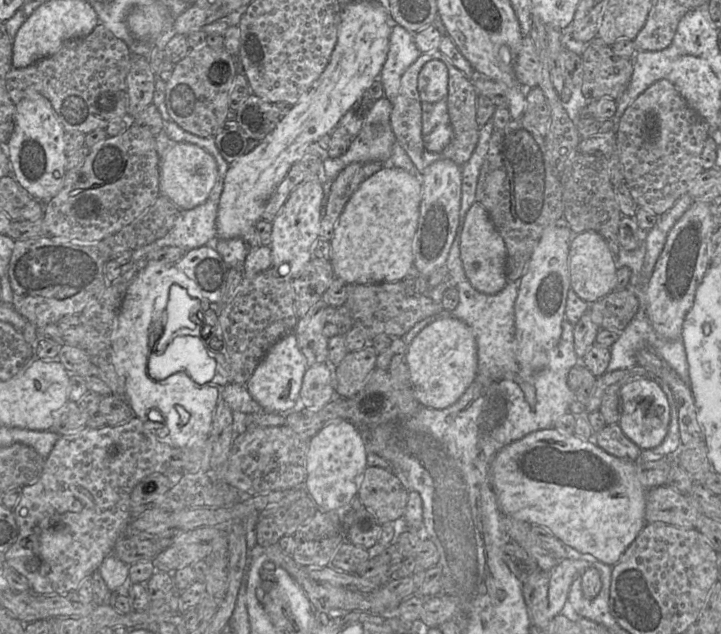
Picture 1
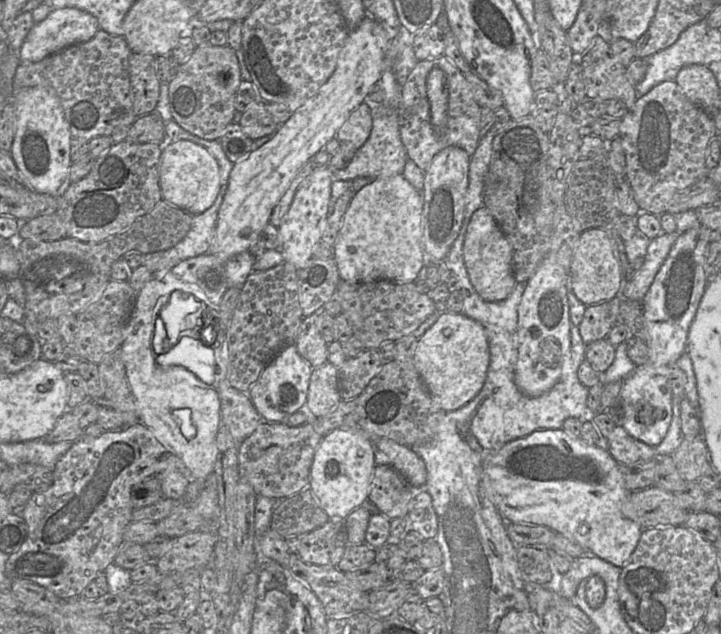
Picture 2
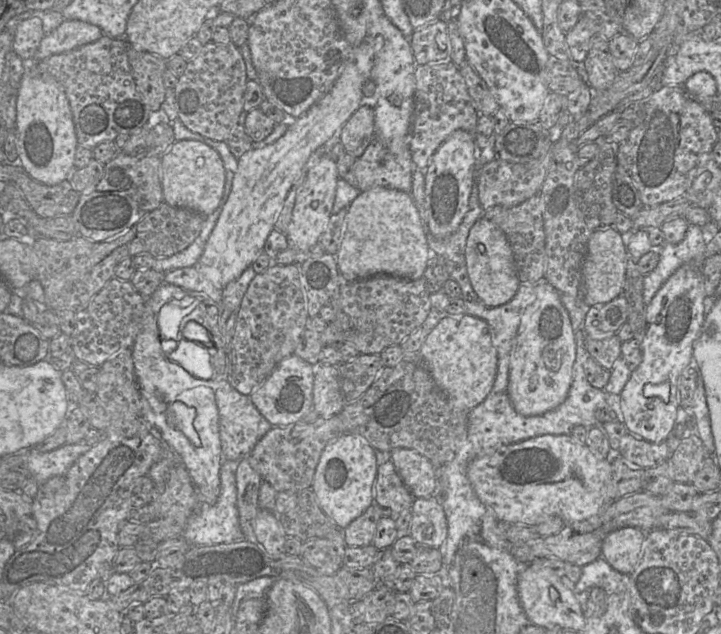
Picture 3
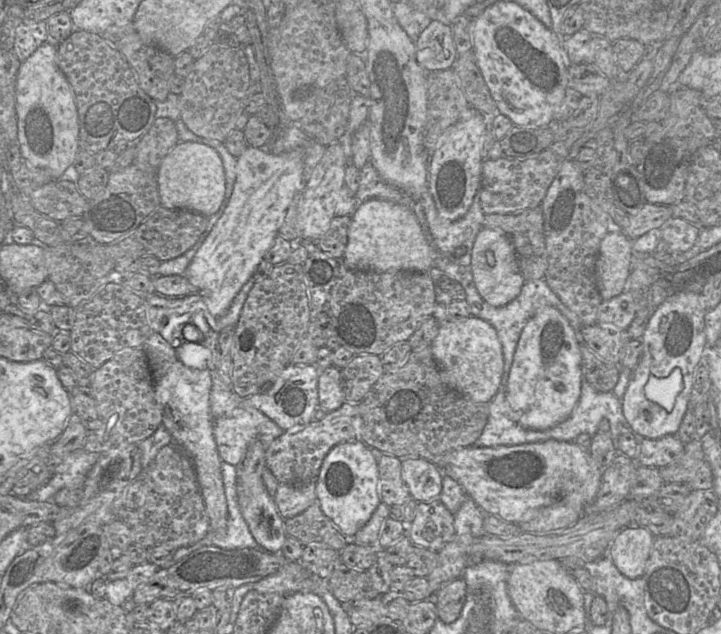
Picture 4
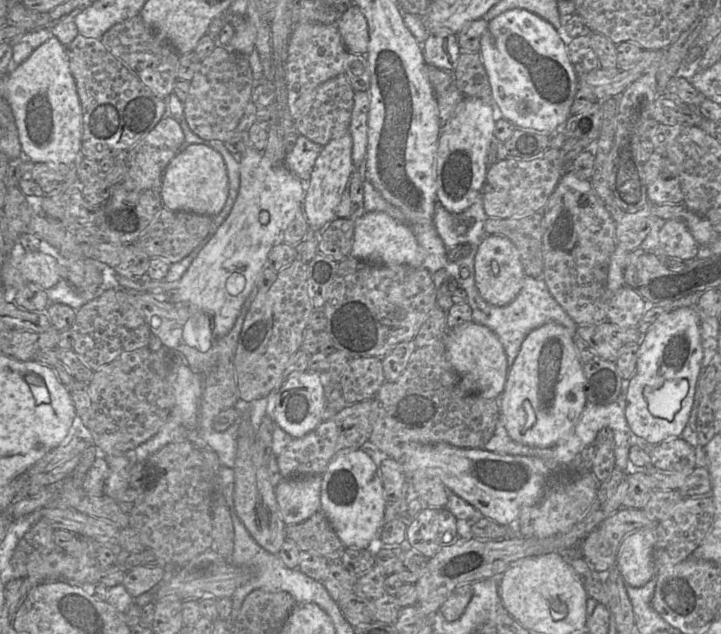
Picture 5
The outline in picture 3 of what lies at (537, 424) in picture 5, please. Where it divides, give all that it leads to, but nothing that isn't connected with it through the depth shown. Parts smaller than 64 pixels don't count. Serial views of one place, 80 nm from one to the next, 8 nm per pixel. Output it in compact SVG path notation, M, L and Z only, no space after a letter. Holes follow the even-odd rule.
M546 280L535 284L536 298L522 315L511 353L508 395L515 410L524 416L538 416L558 407L567 397L576 359L575 331L561 294Z

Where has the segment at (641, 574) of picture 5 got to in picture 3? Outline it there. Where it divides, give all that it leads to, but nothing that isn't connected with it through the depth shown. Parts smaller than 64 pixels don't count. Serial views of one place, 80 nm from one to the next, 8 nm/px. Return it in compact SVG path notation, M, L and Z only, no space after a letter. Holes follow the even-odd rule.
M623 527L610 532L603 540L601 556L617 571L631 574L641 559L646 532Z

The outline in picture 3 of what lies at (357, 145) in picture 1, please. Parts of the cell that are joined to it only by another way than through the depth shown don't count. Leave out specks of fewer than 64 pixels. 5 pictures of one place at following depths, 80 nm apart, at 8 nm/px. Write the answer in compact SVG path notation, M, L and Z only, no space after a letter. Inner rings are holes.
M374 137L365 152L356 158L349 172L340 179L361 192L383 186L410 193L415 168L412 159L396 158L381 140Z

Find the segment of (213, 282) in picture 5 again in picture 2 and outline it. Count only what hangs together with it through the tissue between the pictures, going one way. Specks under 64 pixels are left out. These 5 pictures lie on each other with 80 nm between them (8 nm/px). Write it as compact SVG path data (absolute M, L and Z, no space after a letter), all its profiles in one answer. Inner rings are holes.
M366 15L357 27L349 29L336 68L318 92L293 112L268 142L234 163L208 253L226 263L235 255L249 251L259 240L274 208L298 172L318 151L325 149L331 139L336 138L351 112L377 83L386 67L382 49L382 42L386 39L383 25L371 15Z

